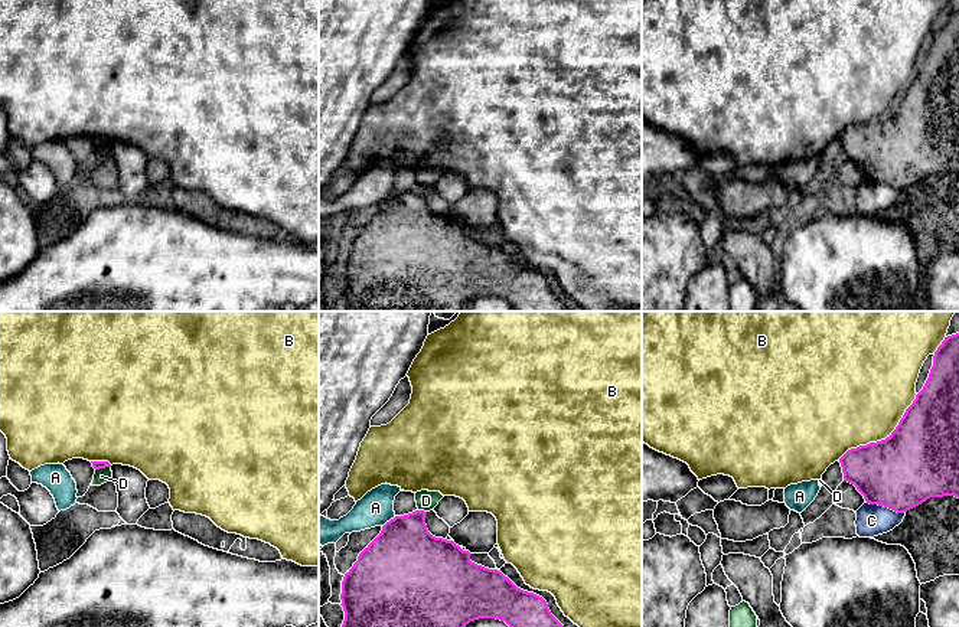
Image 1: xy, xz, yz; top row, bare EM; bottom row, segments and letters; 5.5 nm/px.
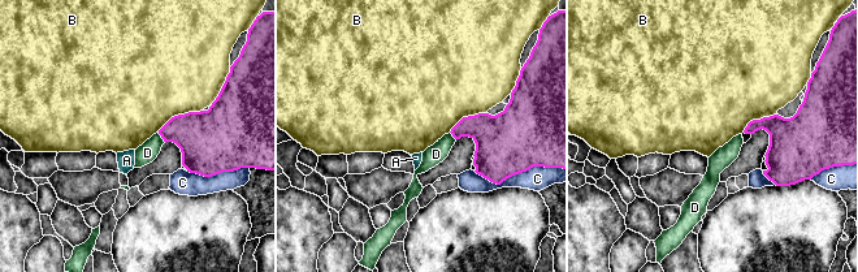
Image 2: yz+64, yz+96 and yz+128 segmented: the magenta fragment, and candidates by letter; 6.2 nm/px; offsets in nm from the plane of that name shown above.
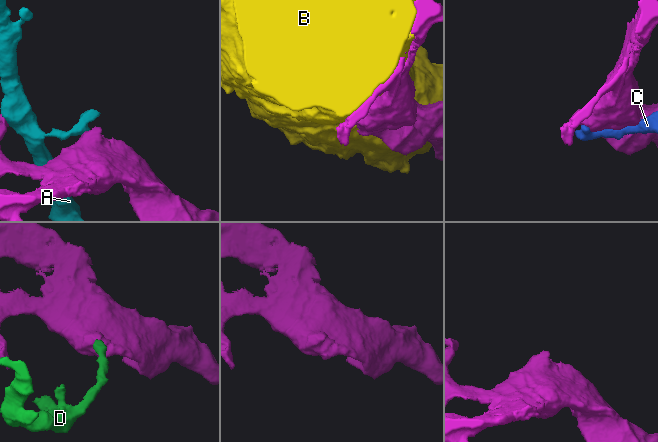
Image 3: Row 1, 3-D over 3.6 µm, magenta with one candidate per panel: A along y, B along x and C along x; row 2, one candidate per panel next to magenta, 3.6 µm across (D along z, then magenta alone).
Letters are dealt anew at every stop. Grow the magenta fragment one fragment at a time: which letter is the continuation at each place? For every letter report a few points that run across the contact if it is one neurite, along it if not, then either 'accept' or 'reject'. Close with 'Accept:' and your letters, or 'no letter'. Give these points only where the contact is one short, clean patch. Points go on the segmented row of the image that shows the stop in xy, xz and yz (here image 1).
A: reject
B: reject
C: reject
D: xy (110, 466), (95, 470) | reject
Accept: no letter

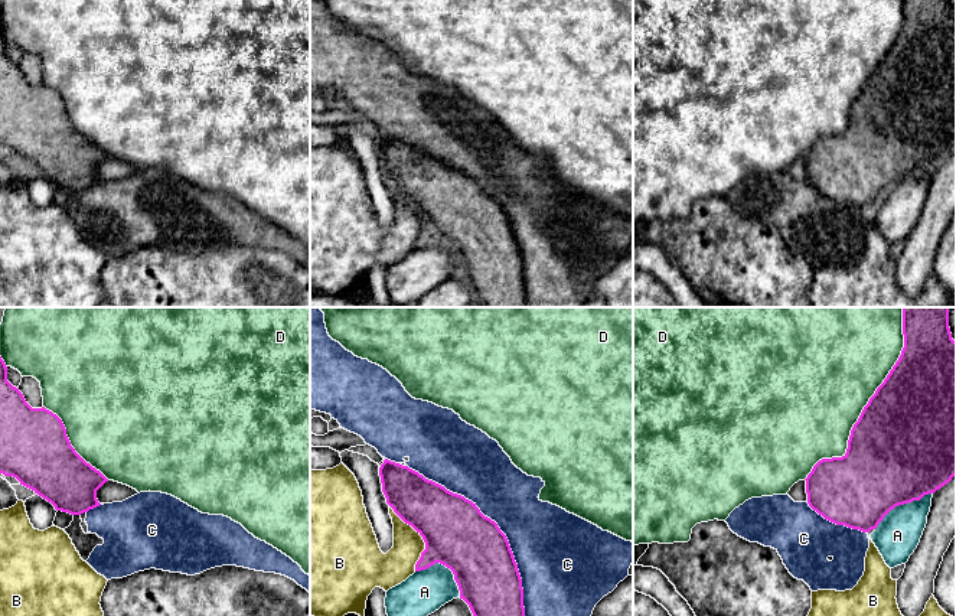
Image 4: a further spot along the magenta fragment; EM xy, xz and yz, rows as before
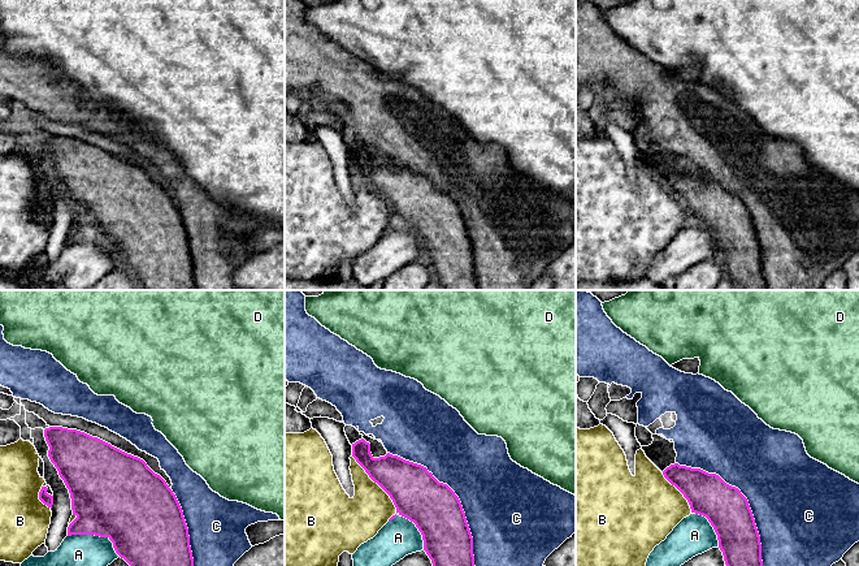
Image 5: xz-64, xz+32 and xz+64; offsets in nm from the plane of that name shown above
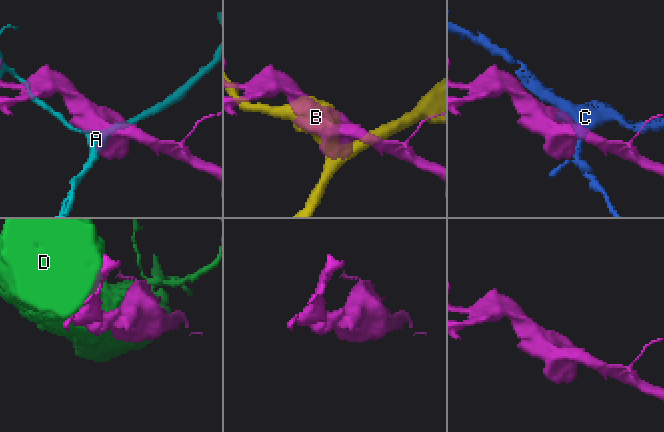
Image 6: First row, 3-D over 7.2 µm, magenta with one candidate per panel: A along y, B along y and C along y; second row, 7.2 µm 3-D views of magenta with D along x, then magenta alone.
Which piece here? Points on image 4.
A: reject
B: reject
C: accept
D: reject
Accept: C

